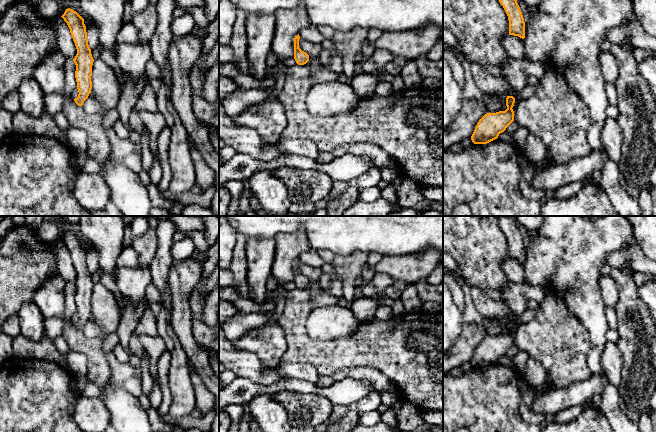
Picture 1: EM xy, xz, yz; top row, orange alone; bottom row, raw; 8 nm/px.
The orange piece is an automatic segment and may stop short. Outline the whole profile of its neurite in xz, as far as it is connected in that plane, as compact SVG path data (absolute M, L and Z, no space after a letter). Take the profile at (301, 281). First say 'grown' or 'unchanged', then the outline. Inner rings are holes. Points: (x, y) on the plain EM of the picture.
unchanged | M299 258L294 262L294 283L298 289L304 289L309 285L309 279L299 272Z

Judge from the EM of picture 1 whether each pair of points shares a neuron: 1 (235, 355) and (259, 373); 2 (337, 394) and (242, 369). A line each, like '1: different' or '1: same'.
1: same
2: different

